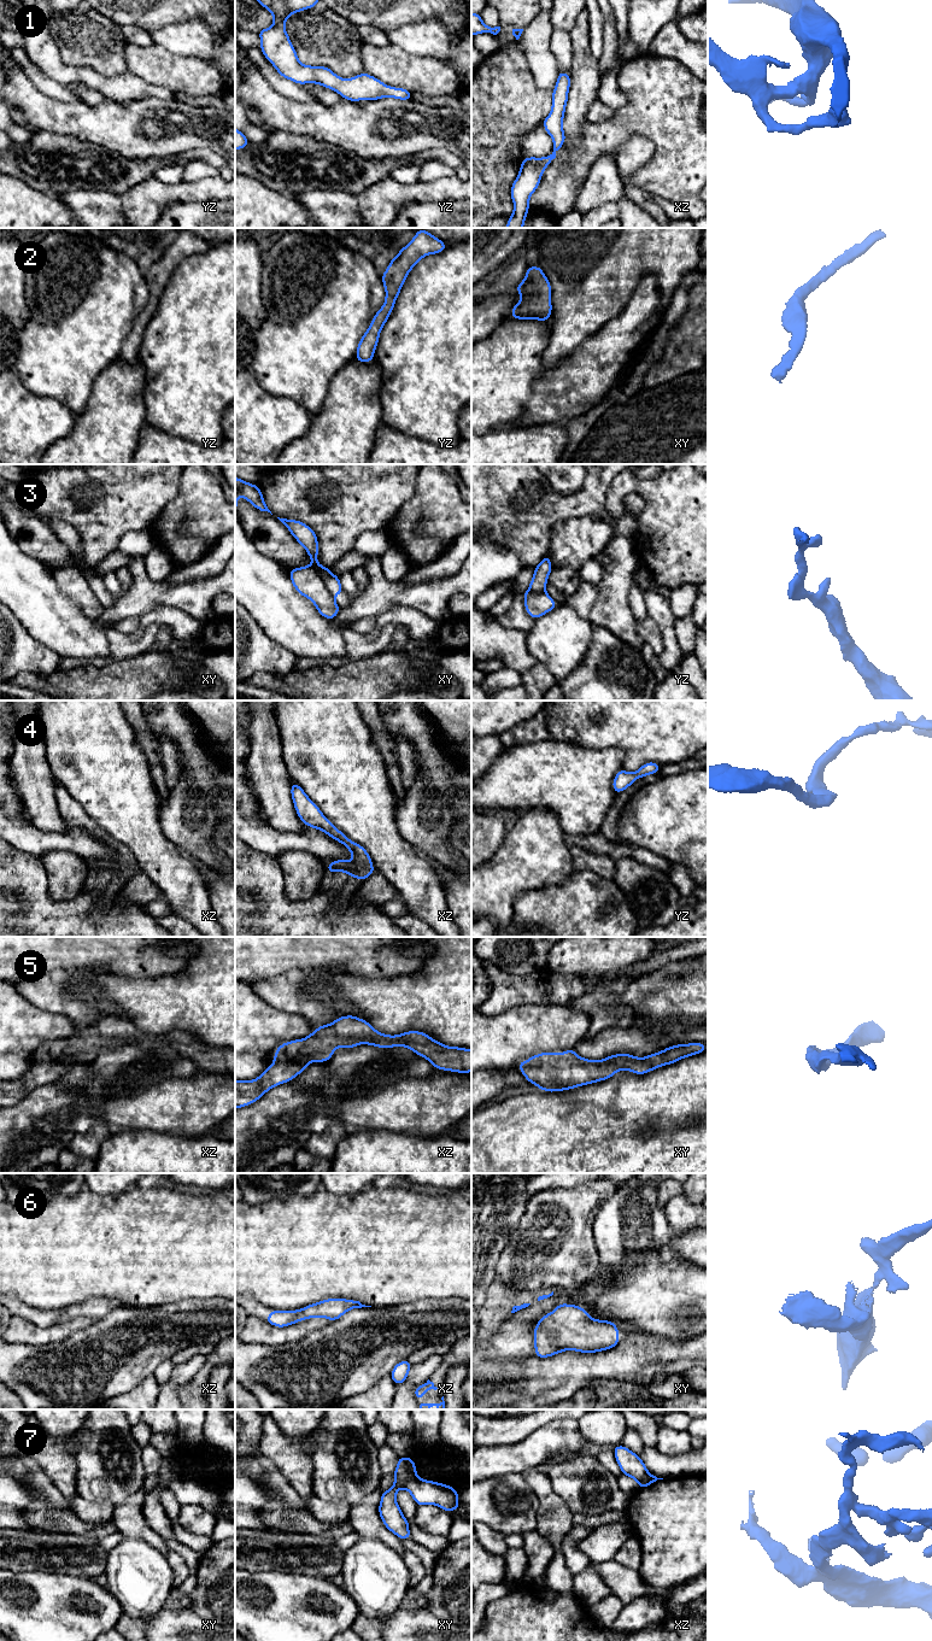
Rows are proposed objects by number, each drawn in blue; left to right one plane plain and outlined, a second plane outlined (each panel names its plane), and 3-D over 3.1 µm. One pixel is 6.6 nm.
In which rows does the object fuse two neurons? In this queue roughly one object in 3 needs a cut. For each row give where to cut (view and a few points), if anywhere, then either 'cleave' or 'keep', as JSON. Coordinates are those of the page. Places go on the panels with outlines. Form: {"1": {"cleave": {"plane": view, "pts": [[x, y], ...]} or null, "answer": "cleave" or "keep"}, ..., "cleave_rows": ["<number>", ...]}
{"1": {"cleave": null, "answer": "keep"}, "2": {"cleave": null, "answer": "keep"}, "3": {"cleave": {"plane": "xy", "pts": [[312, 564], [333, 597]]}, "answer": "cleave"}, "4": {"cleave": null, "answer": "keep"}, "5": {"cleave": null, "answer": "keep"}, "6": {"cleave": null, "answer": "keep"}, "7": {"cleave": {"plane": "xy", "pts": [[416, 1475], [403, 1487]]}, "answer": "cleave"}, "cleave_rows": ["3", "7"]}

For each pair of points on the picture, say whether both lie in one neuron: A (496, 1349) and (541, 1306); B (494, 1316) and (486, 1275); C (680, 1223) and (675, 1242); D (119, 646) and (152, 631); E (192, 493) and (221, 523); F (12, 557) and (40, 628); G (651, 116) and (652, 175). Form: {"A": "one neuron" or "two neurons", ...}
{"A": "one neuron", "B": "two neurons", "C": "two neurons", "D": "one neuron", "E": "one neuron", "F": "one neuron", "G": "one neuron"}

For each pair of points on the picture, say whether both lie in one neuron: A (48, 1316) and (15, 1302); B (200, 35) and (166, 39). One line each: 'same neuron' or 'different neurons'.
A: same neuron
B: same neuron

